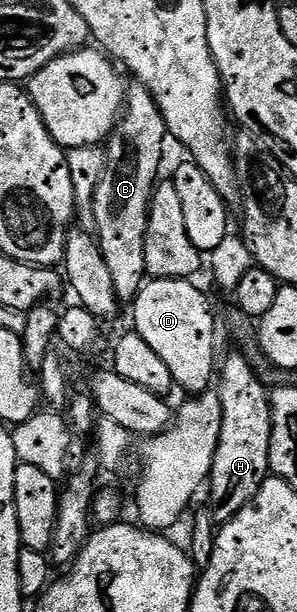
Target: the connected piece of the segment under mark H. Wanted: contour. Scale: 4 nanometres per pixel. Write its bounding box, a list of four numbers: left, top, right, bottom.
[209,352,271,524]

